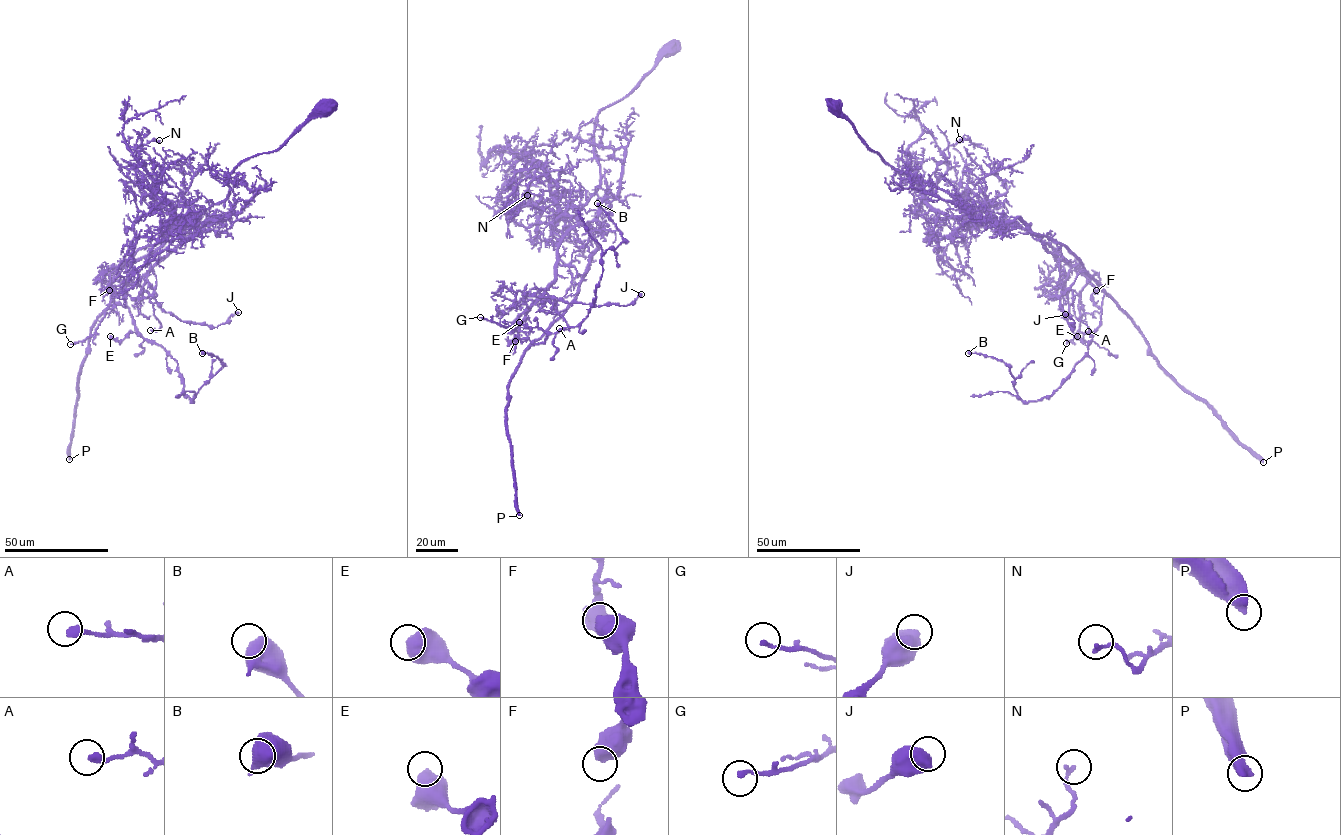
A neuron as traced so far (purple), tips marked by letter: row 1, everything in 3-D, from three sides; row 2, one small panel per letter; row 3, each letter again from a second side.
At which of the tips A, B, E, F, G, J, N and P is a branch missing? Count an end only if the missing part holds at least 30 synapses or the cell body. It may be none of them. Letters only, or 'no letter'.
P

